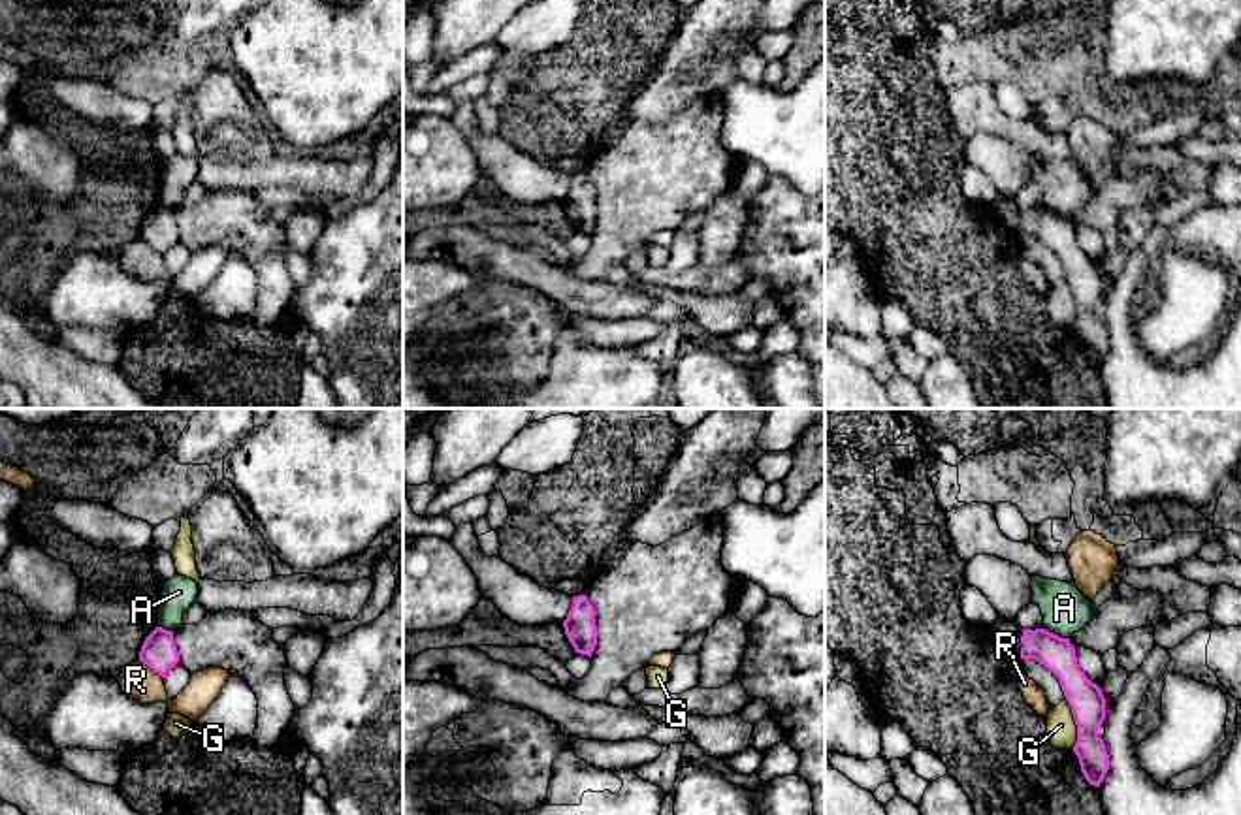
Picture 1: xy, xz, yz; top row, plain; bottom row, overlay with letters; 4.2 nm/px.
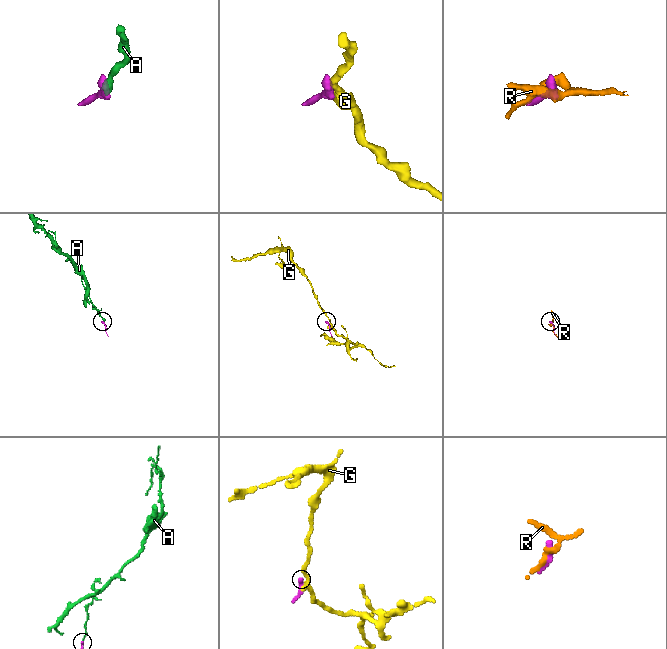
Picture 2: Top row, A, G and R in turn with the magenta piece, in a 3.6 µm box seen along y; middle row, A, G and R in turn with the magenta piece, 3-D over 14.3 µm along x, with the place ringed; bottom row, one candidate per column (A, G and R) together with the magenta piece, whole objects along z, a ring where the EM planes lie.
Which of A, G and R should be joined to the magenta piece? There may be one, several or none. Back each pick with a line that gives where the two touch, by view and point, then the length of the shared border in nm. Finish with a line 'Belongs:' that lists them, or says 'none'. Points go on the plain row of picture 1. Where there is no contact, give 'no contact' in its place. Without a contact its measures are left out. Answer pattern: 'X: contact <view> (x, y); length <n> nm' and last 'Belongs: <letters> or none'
Belongs: none

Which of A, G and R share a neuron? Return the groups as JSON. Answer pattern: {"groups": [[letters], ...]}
{"groups": [["A"], ["G"], ["R"]]}

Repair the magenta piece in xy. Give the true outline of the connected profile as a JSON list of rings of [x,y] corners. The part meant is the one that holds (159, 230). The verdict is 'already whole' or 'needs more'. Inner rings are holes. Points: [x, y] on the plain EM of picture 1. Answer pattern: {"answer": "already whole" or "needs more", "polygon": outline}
{"answer": "already whole", "polygon": [[[156,205],[143,220],[139,239],[153,250],[166,256],[166,252],[179,241],[179,230],[173,211]]]}

